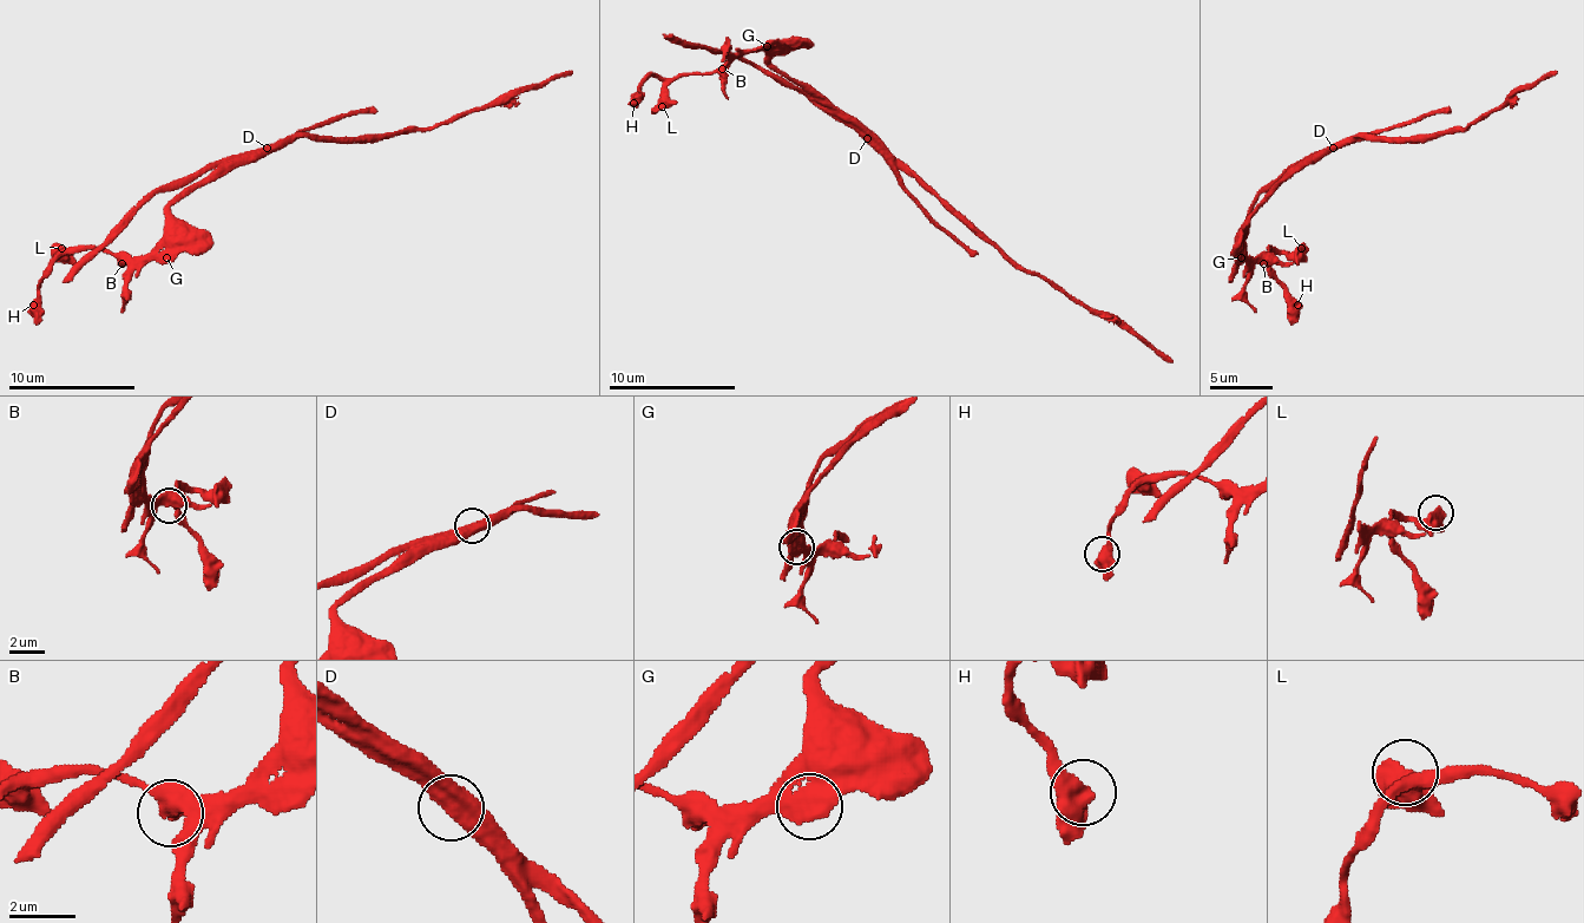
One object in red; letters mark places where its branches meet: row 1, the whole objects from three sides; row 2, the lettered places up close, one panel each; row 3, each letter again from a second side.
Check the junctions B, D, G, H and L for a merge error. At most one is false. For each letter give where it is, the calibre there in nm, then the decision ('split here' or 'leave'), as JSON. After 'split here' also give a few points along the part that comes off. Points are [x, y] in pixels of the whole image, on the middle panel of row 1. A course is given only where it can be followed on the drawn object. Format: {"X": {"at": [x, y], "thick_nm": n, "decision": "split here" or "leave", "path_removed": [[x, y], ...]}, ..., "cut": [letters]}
{"B": {"at": [722, 69], "thick_nm": 440, "decision": "leave"}, "D": {"at": [867, 138], "thick_nm": 550, "decision": "split here", "path_removed": [[868, 138], [750, 61], [690, 48], [662, 33]]}, "G": {"at": [767, 46], "thick_nm": 480, "decision": "leave"}, "H": {"at": [633, 103], "thick_nm": 550, "decision": "leave"}, "L": {"at": [662, 106], "thick_nm": 550, "decision": "leave"}, "cut": ["D"]}

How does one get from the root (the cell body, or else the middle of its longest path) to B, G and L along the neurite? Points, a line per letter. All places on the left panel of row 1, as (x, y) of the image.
B: (270, 143), (229, 156), (188, 188), (169, 207), (163, 239), (148, 254), (122, 263)
G: (270, 143), (242, 156), (229, 156), (169, 207), (166, 257)
L: (270, 143), (229, 156), (188, 188), (169, 207), (163, 239), (140, 257), (122, 257), (103, 248), (61, 248)

